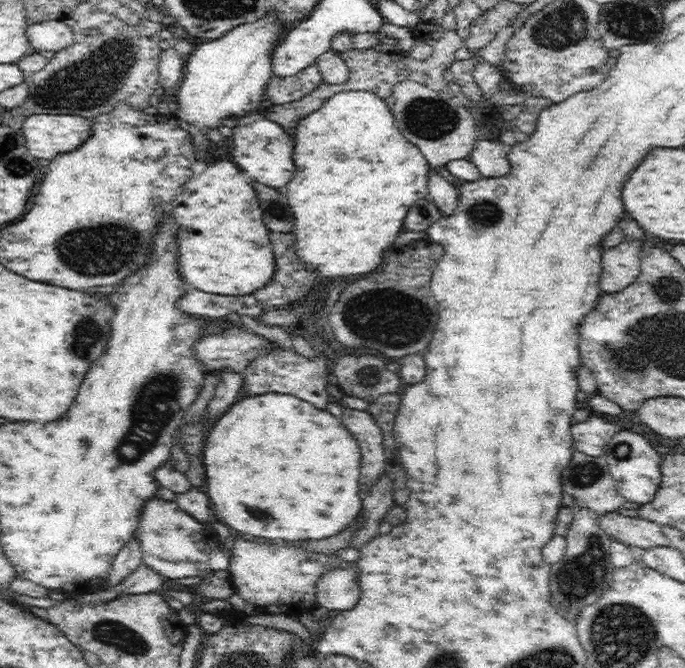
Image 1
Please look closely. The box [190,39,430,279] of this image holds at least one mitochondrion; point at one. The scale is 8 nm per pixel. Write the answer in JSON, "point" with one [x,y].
{"point":[275,210]}

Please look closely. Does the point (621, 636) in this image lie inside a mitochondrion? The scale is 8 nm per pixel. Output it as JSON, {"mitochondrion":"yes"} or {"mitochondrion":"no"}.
{"mitochondrion":"yes"}

